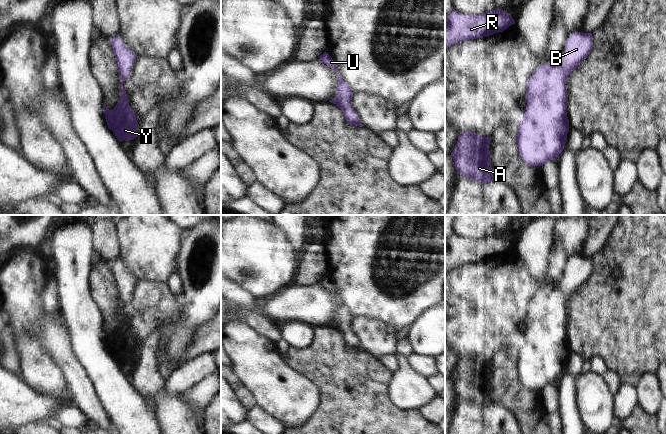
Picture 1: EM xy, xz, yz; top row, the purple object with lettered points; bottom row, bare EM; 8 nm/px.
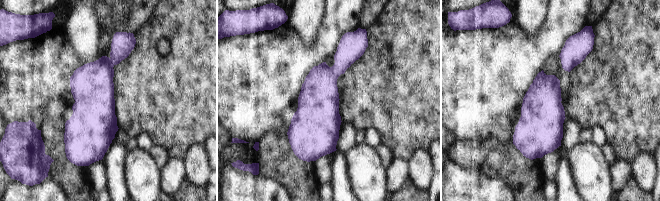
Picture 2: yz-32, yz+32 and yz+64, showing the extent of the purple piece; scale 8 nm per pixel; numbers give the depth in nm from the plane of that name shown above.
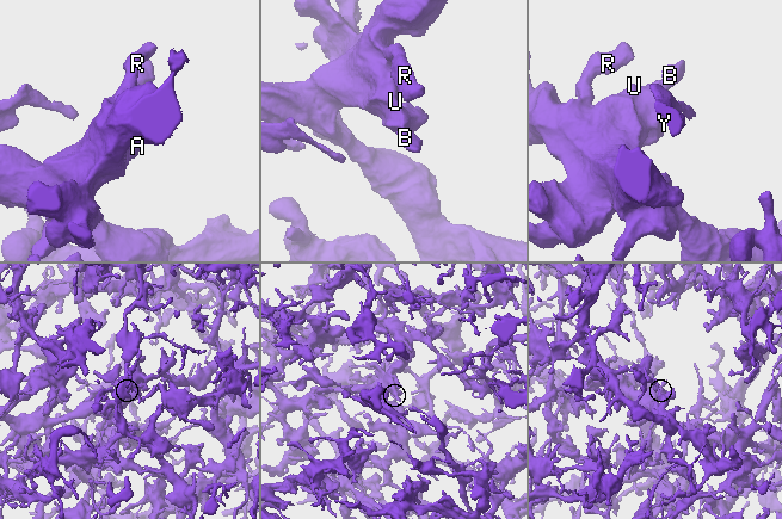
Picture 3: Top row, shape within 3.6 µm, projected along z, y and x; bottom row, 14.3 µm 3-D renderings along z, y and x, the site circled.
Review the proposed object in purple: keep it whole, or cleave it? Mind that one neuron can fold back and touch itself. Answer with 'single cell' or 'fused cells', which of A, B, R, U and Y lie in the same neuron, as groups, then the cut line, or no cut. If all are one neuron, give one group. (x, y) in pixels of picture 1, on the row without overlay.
single cell; A B R U Y; no cut

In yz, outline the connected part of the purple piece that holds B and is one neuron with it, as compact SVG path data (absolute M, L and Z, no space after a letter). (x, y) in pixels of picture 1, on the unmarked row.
M573 256L567 263L562 284L540 289L526 308L527 333L518 348L517 371L521 383L531 390L543 390L557 383L569 356L567 341L567 304L572 295L588 281L593 271L592 257Z

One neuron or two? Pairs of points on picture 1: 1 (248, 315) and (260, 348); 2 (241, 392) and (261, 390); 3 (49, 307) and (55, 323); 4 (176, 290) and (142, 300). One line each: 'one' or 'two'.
1: two
2: two
3: two
4: two

